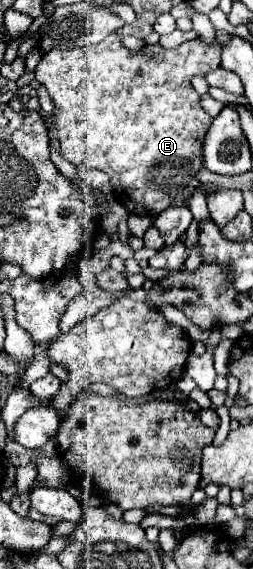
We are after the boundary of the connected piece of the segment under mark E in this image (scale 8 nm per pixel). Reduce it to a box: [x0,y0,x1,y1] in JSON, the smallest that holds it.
[37,33,221,215]

